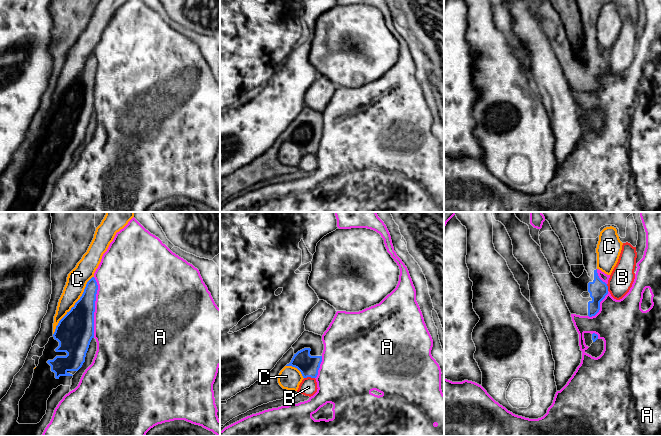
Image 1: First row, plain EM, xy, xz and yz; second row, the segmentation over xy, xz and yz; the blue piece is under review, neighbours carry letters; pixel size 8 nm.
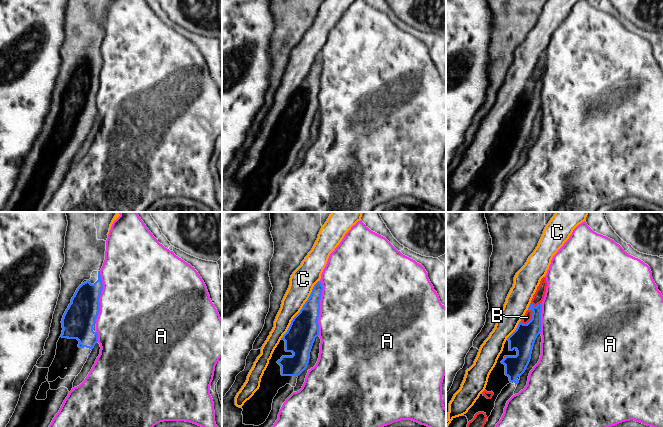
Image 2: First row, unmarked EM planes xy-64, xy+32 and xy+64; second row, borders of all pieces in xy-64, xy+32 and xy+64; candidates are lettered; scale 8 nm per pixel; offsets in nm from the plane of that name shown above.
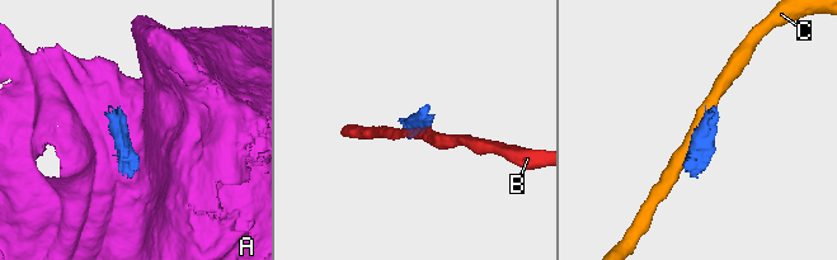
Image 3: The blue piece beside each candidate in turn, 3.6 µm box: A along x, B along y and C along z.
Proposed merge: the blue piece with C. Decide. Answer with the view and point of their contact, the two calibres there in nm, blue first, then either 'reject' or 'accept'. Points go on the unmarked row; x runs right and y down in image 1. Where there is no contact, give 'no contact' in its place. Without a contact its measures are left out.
contact xy (74, 81); calibres 300 and 160 nm; reject

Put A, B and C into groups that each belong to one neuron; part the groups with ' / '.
A / B / C

